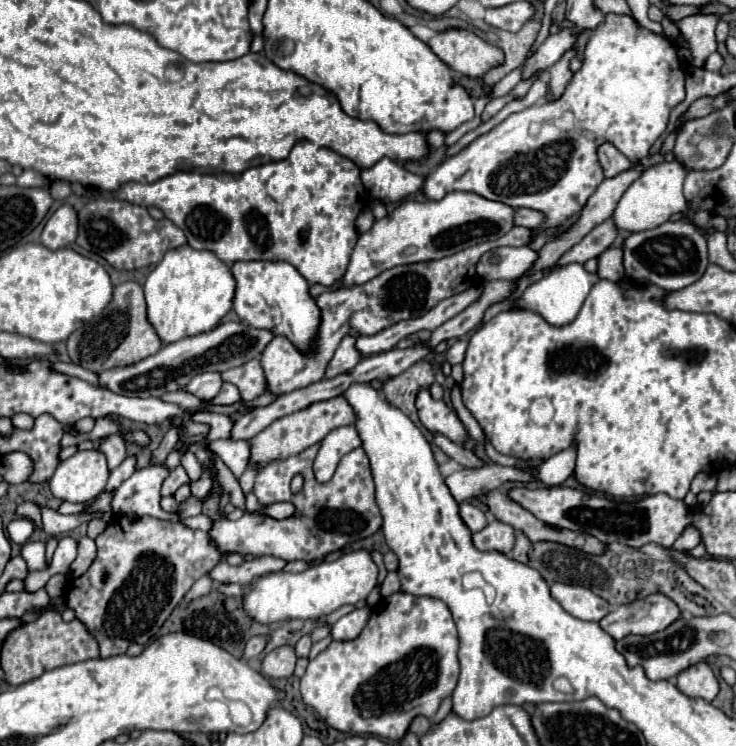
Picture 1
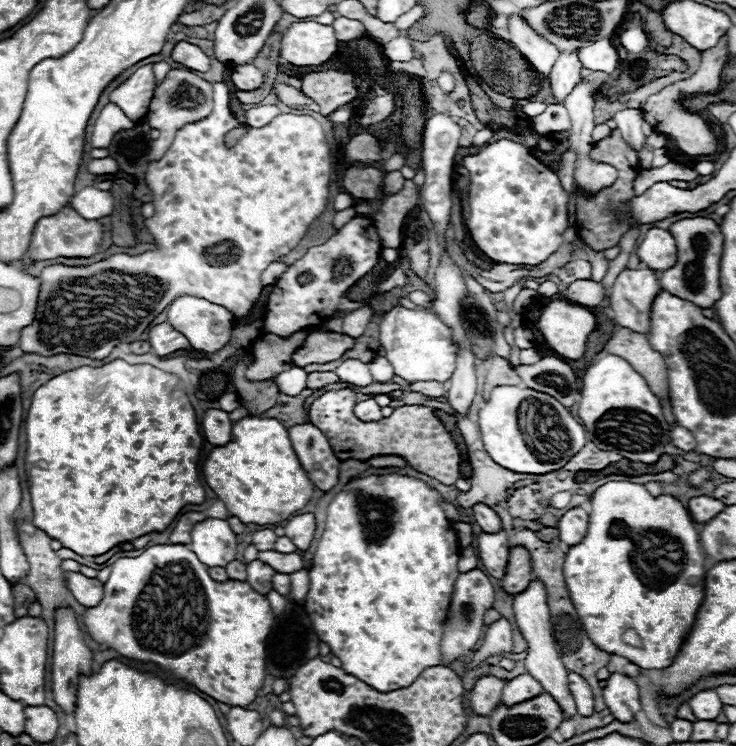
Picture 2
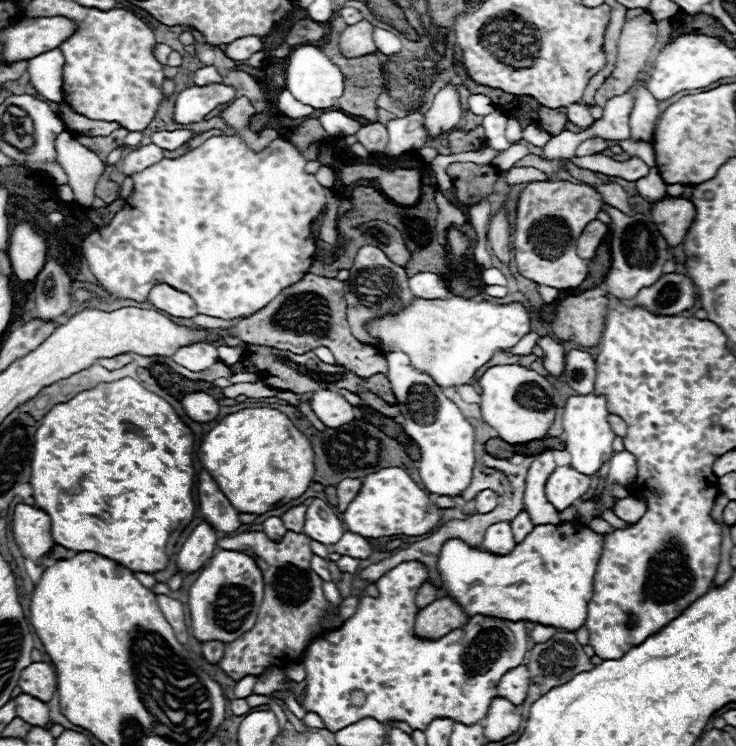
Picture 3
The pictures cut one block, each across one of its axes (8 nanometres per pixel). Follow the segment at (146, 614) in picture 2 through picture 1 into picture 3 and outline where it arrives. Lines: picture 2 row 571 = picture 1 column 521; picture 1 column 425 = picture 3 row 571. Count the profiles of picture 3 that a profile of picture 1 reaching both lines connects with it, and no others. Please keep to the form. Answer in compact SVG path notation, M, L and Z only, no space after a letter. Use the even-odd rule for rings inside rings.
M200 522L192 534L188 536L188 540L184 542L184 546L180 548L176 562L178 562L178 570L190 574L196 572L204 566L204 562L208 562L208 558L212 558L214 550L216 550L216 542L218 542L218 532L208 524L208 522Z

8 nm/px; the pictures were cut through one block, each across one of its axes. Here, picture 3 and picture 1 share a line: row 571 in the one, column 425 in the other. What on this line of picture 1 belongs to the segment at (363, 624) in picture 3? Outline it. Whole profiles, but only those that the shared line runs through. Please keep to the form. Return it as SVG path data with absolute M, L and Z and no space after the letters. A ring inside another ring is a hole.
M422 390L416 398L416 408L418 408L418 416L422 420L422 424L434 432L434 434L442 434L448 440L462 444L468 434L460 422L460 418L442 402L442 400L432 400L428 390Z

